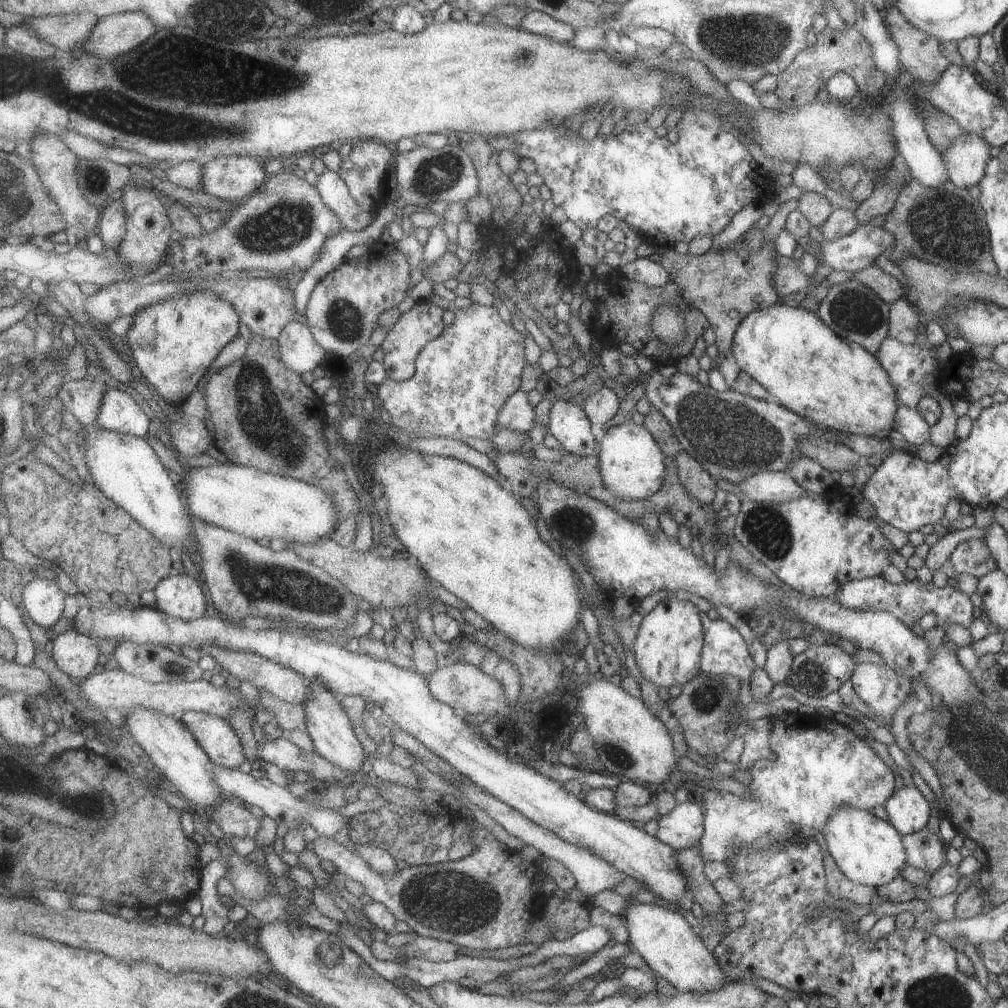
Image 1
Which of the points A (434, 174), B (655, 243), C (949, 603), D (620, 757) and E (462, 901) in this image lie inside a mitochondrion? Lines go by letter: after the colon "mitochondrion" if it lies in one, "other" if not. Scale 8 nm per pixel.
A: mitochondrion
B: other
C: other
D: mitochondrion
E: mitochondrion

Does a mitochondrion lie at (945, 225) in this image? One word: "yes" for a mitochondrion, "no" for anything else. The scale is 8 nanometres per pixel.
yes

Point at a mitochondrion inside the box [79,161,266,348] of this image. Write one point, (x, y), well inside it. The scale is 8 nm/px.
(91, 178)

